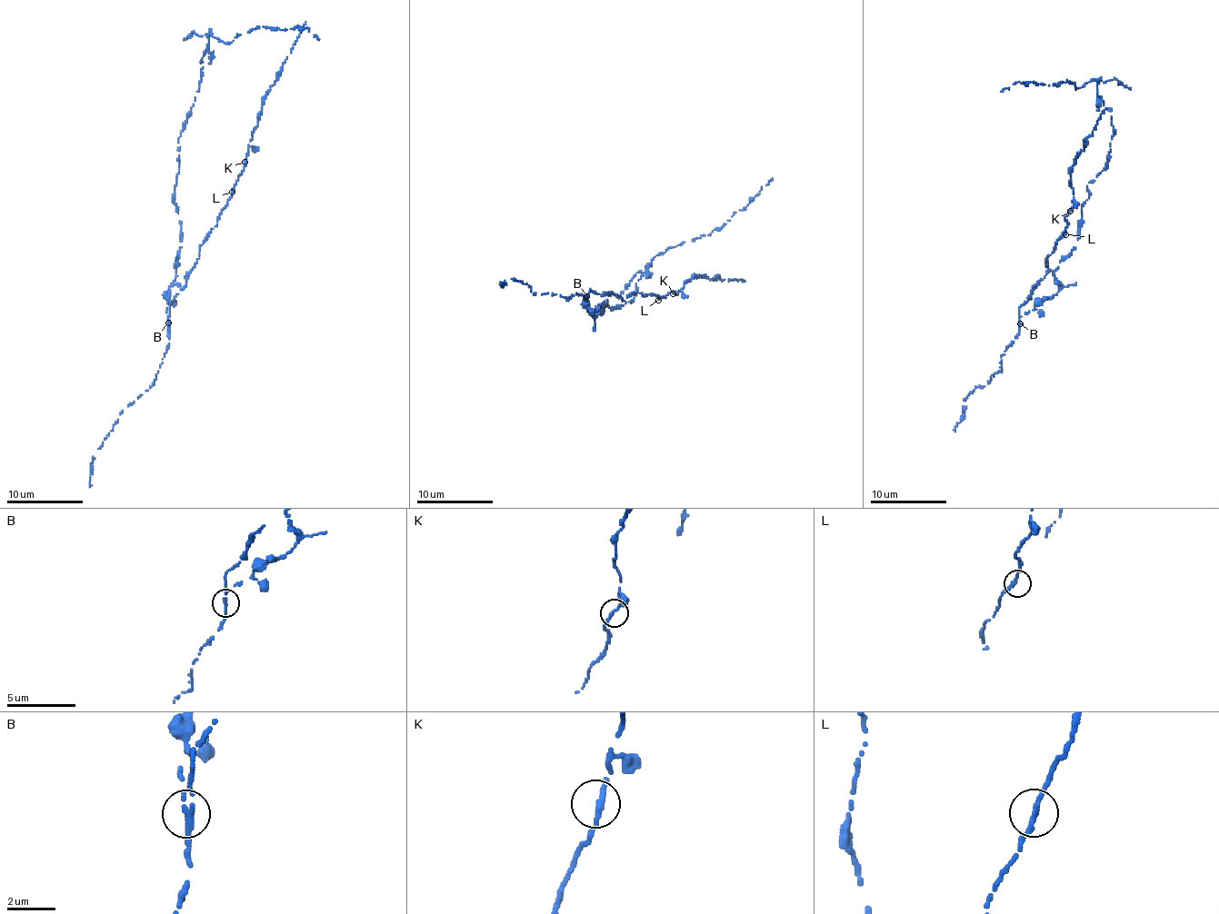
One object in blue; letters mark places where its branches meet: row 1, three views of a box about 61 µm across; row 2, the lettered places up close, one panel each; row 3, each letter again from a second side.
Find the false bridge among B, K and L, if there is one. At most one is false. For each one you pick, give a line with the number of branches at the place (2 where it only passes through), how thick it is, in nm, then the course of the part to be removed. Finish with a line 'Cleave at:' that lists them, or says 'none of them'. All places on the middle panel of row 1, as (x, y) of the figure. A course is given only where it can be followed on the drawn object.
B: 2 branches meet; 240 nm thick; foreign part runs (586, 296), (594, 318), (607, 300), (613, 308), (634, 299), (651, 262), (720, 230), (772, 178)
Cleave at: B

